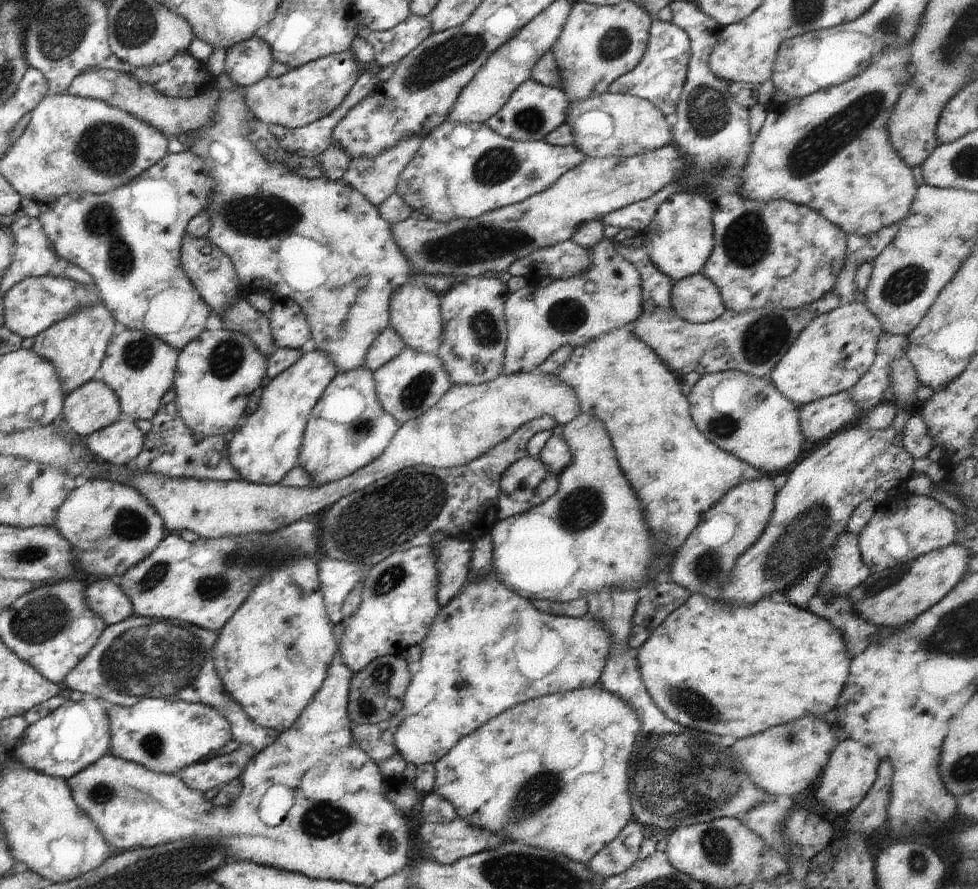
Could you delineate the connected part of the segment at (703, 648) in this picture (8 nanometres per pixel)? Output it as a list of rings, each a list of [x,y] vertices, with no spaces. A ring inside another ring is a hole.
[[[692,594],[688,601],[684,602],[680,608],[676,608],[665,622],[662,622],[654,630],[654,634],[646,640],[646,643],[638,648],[638,668],[640,668],[642,681],[657,709],[684,728],[714,734],[718,737],[734,736],[735,739],[747,738],[765,732],[770,728],[794,722],[794,720],[808,716],[808,714],[824,717],[826,713],[836,707],[844,684],[850,676],[851,660],[852,658],[846,652],[846,642],[844,642],[843,635],[828,620],[791,603],[772,602],[769,597],[756,602],[756,604],[750,604],[750,606],[734,606],[734,604],[716,602],[716,599],[706,598],[702,594]]]

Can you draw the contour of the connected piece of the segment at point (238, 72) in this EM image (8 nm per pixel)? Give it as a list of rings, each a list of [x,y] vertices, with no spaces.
[[[257,35],[227,50],[224,76],[239,86],[250,86],[268,77],[274,64],[270,46]]]

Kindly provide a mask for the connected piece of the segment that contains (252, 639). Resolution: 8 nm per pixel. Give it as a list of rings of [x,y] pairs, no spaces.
[[[304,556],[296,562],[276,566],[264,576],[229,622],[222,626],[212,648],[214,668],[226,691],[256,726],[284,732],[296,723],[326,679],[328,664],[337,650],[335,629],[326,612],[316,560]]]

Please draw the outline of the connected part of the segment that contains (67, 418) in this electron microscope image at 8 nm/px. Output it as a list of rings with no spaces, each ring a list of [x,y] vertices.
[[[97,377],[86,382],[86,384],[82,384],[80,388],[72,390],[66,396],[61,420],[64,420],[76,435],[86,438],[94,432],[107,428],[121,418],[123,418],[123,415],[116,394]]]

